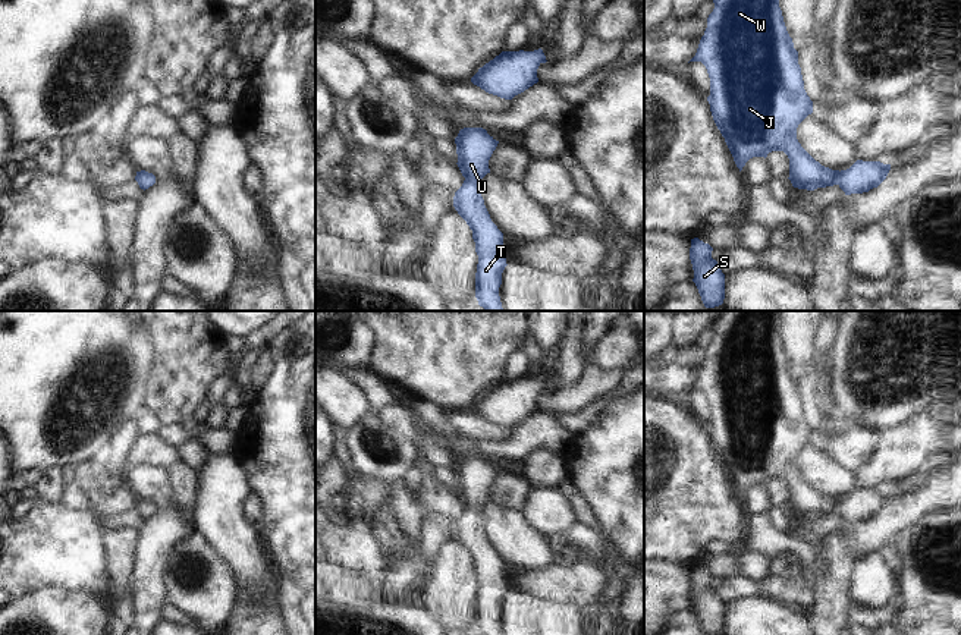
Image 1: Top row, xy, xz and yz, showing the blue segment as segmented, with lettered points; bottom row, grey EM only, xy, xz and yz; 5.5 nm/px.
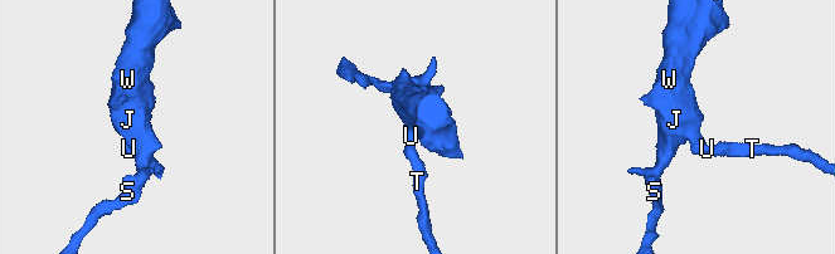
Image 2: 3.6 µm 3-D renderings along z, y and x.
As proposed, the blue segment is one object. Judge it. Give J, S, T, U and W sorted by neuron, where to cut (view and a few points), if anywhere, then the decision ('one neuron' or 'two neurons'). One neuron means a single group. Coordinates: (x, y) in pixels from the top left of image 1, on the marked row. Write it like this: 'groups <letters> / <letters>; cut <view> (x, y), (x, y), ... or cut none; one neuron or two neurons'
groups J S T U W; cut none; one neuron

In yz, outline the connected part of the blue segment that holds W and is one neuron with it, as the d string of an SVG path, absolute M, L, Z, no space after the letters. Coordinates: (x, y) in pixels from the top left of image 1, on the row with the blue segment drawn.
M713 0L715 9L707 18L707 28L695 56L690 62L701 62L710 78L707 101L713 120L720 131L739 172L753 157L767 157L772 151L783 151L789 158L789 180L794 188L814 191L838 185L845 195L869 192L888 176L891 164L857 160L847 170L832 170L816 161L798 142L798 125L813 113L813 101L804 89L798 51L789 37L779 0Z

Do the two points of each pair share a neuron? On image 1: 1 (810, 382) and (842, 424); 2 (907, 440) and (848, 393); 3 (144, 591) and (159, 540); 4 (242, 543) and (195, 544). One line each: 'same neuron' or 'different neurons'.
1: same neuron
2: different neurons
3: same neuron
4: different neurons

